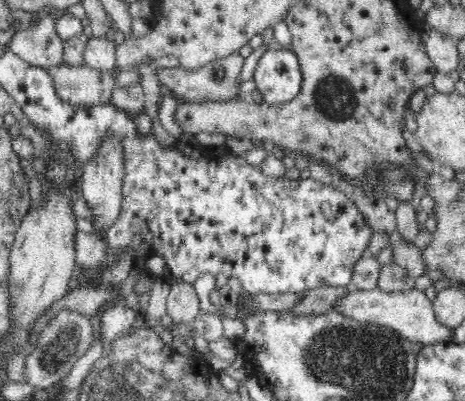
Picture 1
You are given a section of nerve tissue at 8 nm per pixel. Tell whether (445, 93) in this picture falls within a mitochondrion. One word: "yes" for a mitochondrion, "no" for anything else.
no

